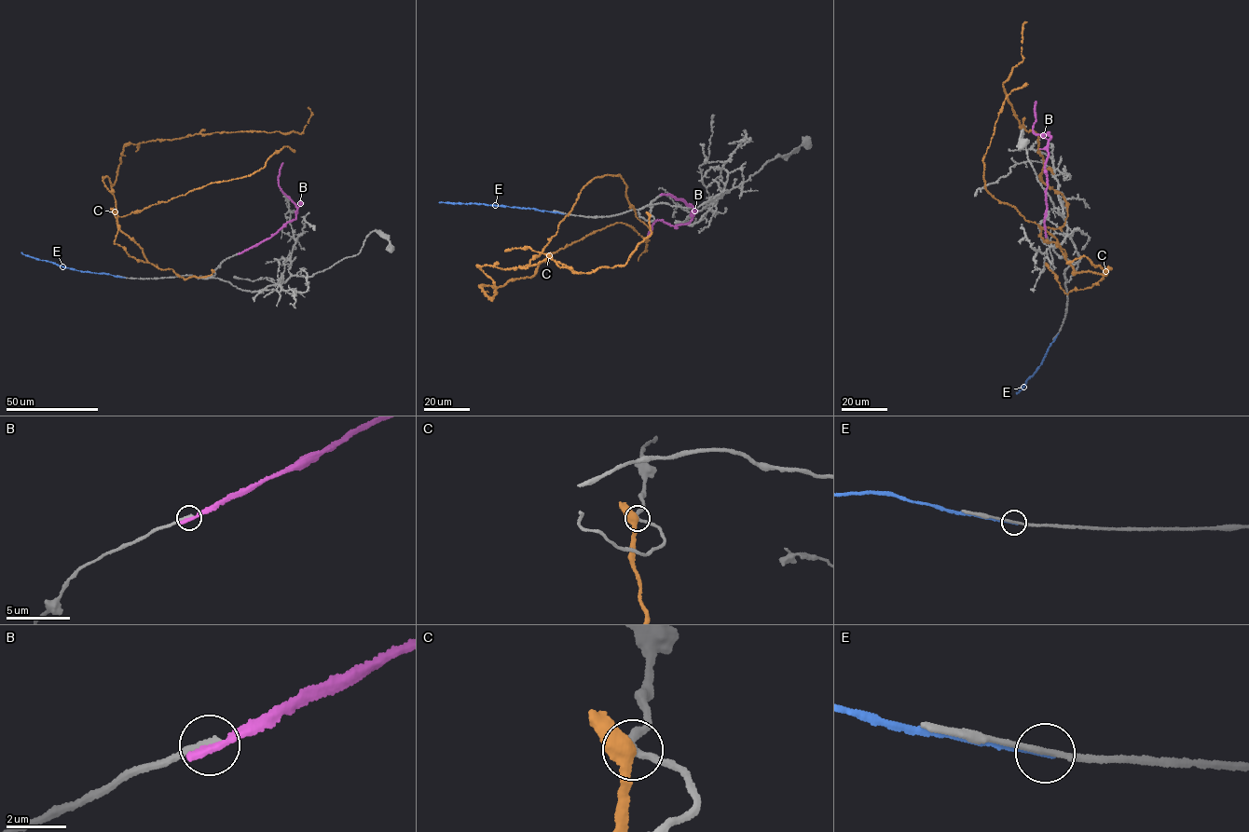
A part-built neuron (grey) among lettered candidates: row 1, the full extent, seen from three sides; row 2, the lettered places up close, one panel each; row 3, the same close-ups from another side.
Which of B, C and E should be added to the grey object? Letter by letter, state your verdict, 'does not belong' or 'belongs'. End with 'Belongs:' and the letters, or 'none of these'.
B: does not belong
C: does not belong
E: does not belong
Belongs: none of these

